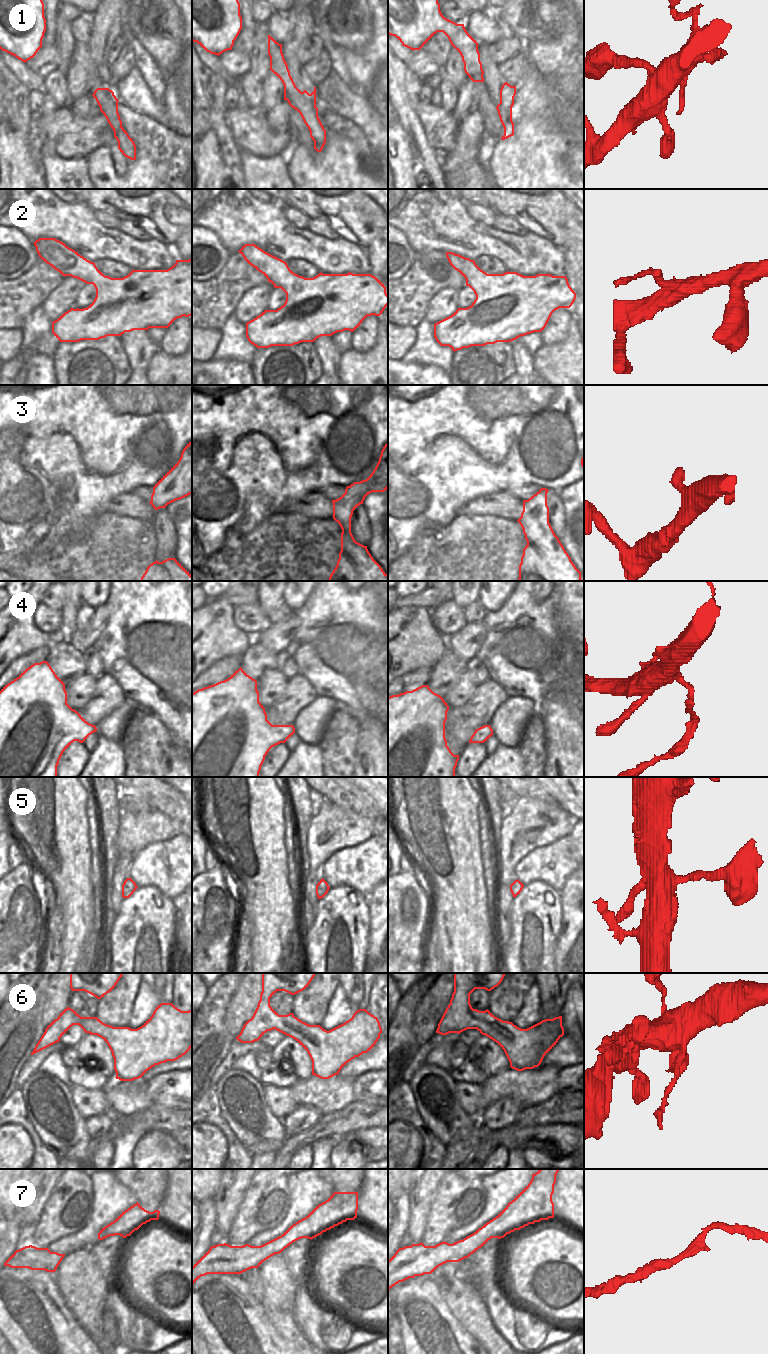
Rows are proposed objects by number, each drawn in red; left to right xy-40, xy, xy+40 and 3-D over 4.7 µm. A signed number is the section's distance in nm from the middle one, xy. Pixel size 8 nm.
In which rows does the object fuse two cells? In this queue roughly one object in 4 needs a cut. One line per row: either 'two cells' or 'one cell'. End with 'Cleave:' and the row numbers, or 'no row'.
1: one cell
2: one cell
3: one cell
4: one cell
5: one cell
6: one cell
7: one cell
Cleave: no row

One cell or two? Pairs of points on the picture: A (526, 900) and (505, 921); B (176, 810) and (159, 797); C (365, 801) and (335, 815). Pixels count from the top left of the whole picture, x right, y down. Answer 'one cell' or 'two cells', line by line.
A: two cells
B: one cell
C: two cells

